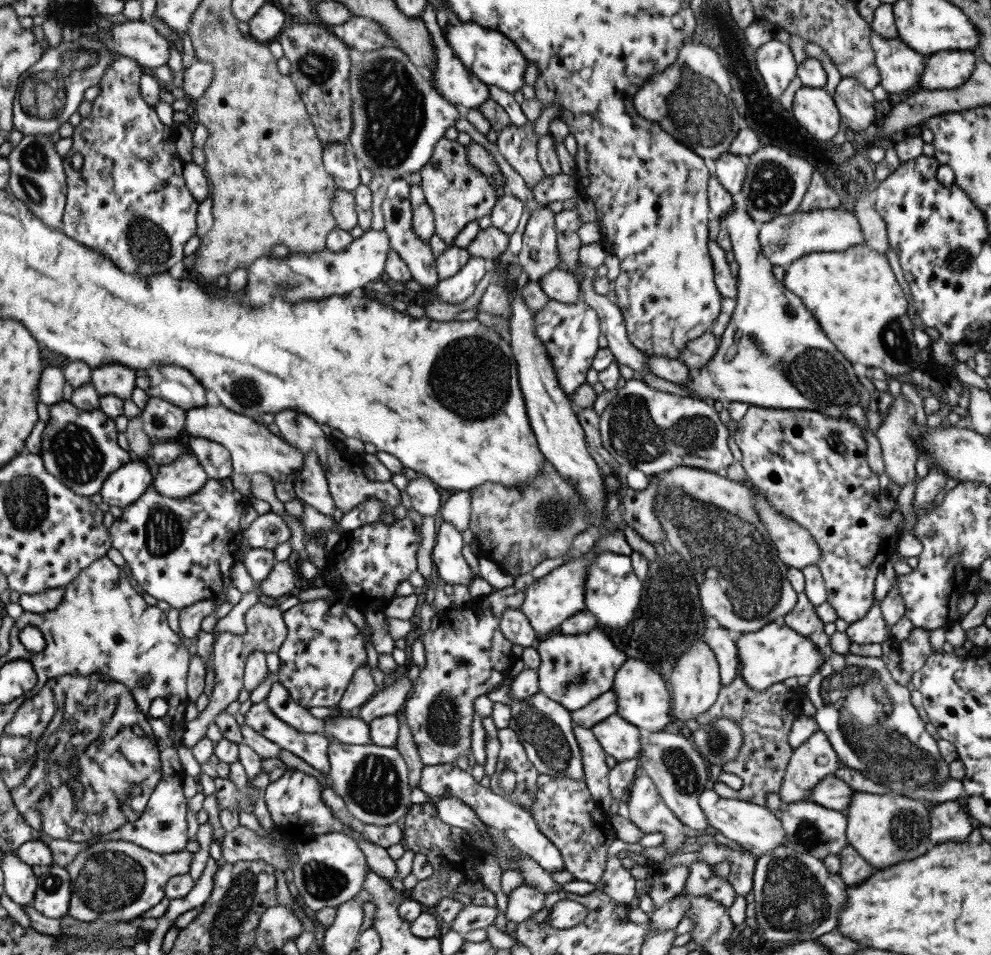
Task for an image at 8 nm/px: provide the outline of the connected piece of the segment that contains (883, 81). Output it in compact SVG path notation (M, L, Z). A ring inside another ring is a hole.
M871 32L874 64L879 72L880 85L887 95L899 94L919 84L926 57L909 49L899 38L883 40Z

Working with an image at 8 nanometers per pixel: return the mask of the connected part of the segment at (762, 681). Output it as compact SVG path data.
M773 621L755 632L740 632L734 636L737 661L743 682L753 690L763 690L793 676L804 679L818 671L823 664L819 649L806 637L797 634L782 621Z

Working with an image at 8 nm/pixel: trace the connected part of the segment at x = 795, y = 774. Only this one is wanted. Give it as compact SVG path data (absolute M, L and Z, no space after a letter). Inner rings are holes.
M817 729L802 745L792 750L780 782L779 791L777 791L781 806L800 800L811 801L813 786L827 774L833 773L839 766L841 766L841 763L837 758L836 752L831 748L823 731Z

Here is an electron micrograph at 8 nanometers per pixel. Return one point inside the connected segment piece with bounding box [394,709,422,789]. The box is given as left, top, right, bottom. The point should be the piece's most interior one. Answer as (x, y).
(405, 745)

